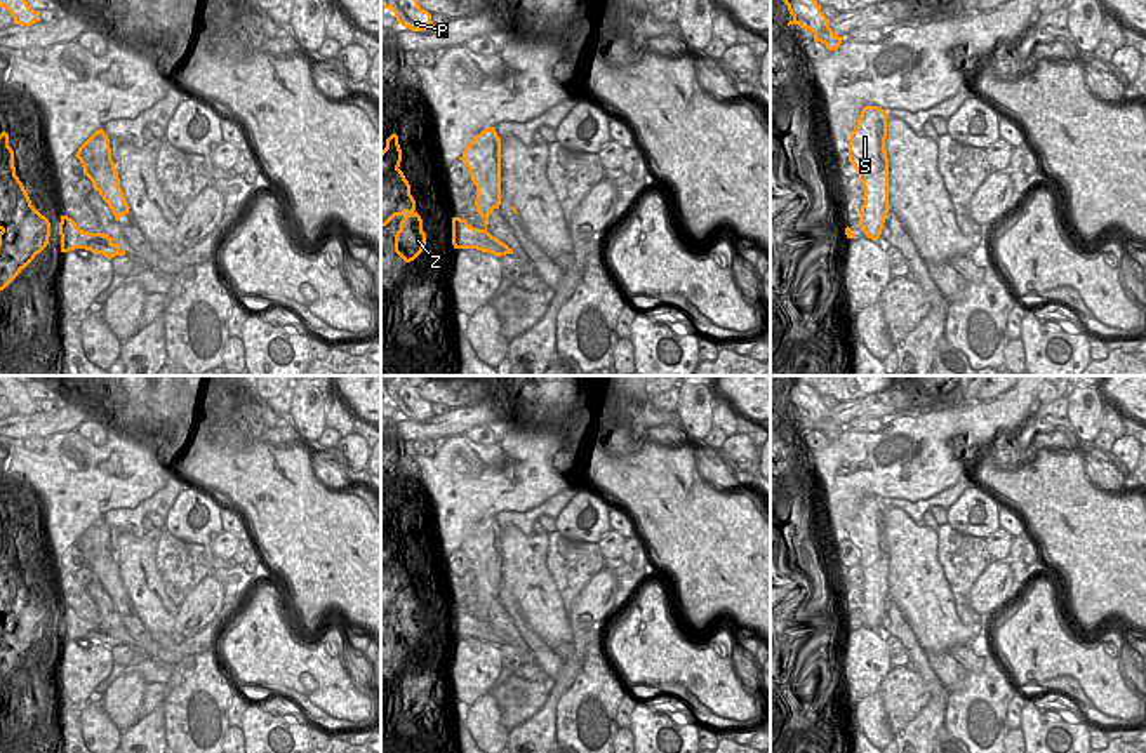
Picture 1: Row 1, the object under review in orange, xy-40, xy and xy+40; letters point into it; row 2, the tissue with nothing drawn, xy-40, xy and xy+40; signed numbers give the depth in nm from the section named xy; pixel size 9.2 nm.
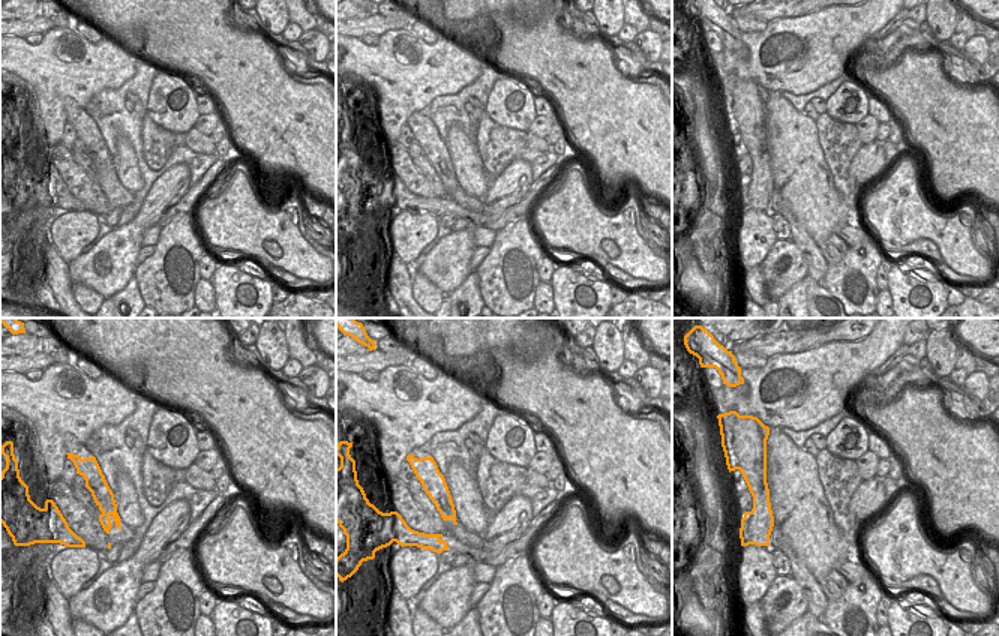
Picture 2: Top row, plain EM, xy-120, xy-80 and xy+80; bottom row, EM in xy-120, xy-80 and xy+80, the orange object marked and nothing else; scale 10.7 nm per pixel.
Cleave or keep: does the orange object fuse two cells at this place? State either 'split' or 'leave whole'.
split

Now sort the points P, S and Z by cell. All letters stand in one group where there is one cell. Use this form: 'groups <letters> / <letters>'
groups P S / Z

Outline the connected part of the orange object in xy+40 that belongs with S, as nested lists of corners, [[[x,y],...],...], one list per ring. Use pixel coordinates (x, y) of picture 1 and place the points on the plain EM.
[[[864,496],[850,523],[849,544],[857,563],[864,565],[869,583],[885,577],[889,584],[889,548],[885,541],[887,508],[878,496]]]

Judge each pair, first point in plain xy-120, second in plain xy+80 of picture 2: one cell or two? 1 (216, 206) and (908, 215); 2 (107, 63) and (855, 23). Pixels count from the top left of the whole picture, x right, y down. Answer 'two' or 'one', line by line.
1: two
2: one

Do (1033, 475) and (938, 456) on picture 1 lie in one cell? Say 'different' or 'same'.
different

